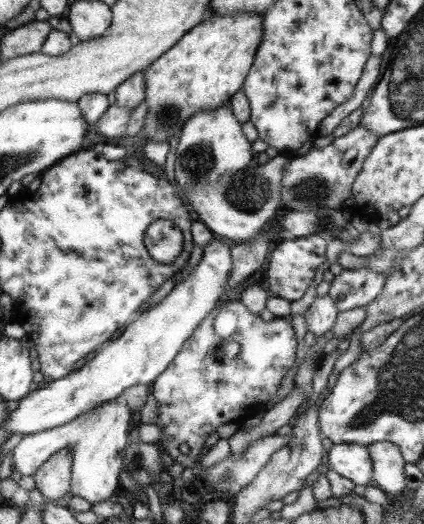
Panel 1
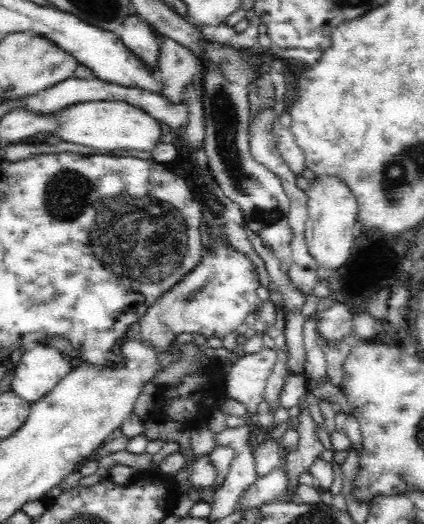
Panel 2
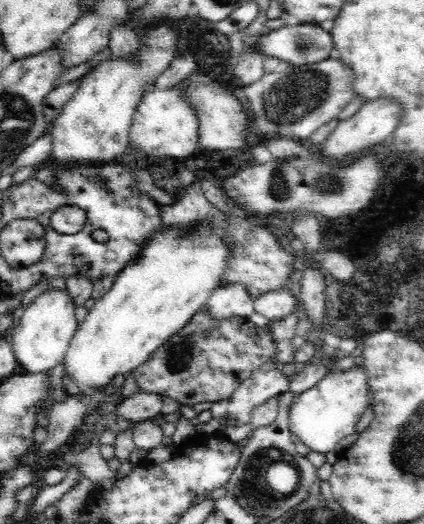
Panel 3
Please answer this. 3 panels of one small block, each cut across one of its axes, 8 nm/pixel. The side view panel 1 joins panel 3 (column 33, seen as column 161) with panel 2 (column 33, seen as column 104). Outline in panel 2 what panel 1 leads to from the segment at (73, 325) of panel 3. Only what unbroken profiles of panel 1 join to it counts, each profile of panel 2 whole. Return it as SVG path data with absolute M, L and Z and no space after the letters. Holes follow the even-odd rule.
M41 342L22 352L11 380L11 390L30 404L48 394L72 368L75 359Z

